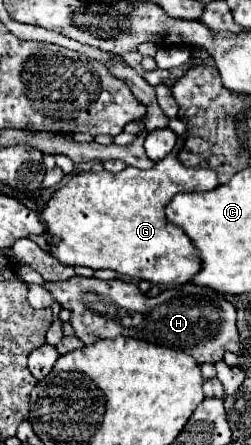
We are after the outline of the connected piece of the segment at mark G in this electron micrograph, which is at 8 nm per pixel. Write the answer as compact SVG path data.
M169 154L150 170L140 170L128 166L120 174L112 172L80 172L70 178L54 196L40 208L40 218L48 226L48 234L60 238L58 242L50 244L52 256L56 256L62 264L68 266L88 266L94 270L110 268L122 276L148 280L158 286L178 286L192 280L192 276L200 270L200 258L196 254L194 244L190 238L176 226L166 222L164 206L176 193L206 192L218 186L216 172L208 168L188 168L180 162L177 155Z

